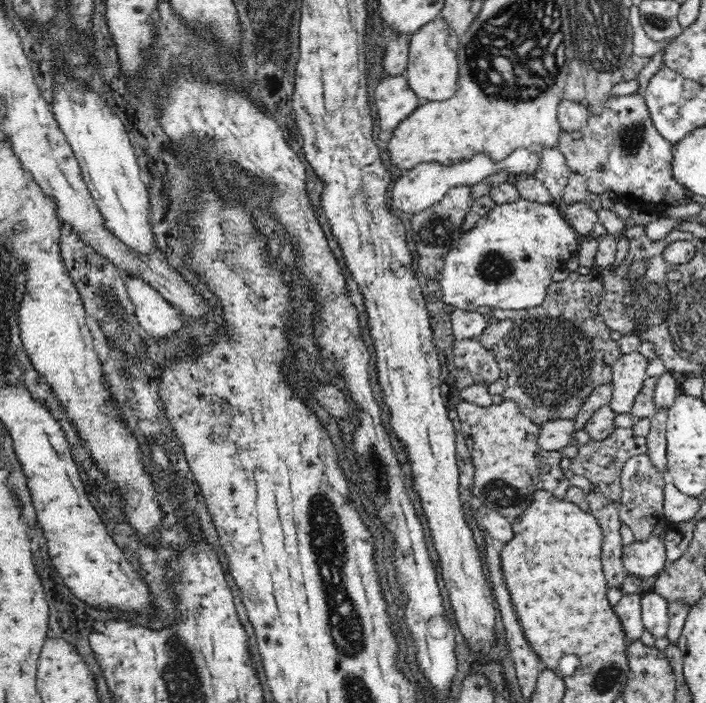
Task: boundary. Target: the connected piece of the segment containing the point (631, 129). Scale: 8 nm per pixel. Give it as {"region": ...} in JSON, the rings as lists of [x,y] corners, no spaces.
{"region":[[[637,92],[624,96],[610,95],[605,99],[603,105],[604,108],[602,108],[602,112],[600,112],[600,114],[596,114],[596,116],[590,116],[584,128],[574,132],[562,131],[560,133],[559,141],[556,147],[558,150],[562,151],[562,154],[564,154],[568,168],[571,170],[571,172],[577,172],[578,174],[581,174],[582,176],[584,176],[584,178],[586,178],[587,190],[589,192],[593,192],[594,194],[598,195],[604,194],[604,192],[615,192],[617,202],[624,203],[630,208],[636,208],[636,210],[644,210],[644,213],[649,213],[650,210],[658,210],[658,208],[662,208],[662,206],[677,205],[679,203],[688,201],[690,199],[688,190],[673,179],[673,174],[671,171],[671,150],[673,149],[674,144],[668,142],[654,127],[652,119],[650,119],[650,112],[648,110],[647,104],[645,103],[643,95],[638,94]]]}

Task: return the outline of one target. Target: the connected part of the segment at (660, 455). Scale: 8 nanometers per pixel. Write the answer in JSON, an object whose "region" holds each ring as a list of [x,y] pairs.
{"region":[[[655,408],[650,417],[650,430],[645,436],[647,444],[647,455],[654,469],[660,473],[667,471],[667,450],[666,450],[666,423],[668,422],[668,408]]]}

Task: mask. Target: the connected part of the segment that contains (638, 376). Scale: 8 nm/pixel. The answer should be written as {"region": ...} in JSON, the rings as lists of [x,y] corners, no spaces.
{"region":[[[632,351],[618,358],[612,366],[612,398],[609,407],[615,414],[631,412],[634,401],[646,380],[649,362],[639,351]]]}

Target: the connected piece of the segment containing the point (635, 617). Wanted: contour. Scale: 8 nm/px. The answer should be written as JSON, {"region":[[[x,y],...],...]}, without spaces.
{"region":[[[630,594],[622,596],[618,604],[613,606],[616,616],[622,625],[622,632],[628,643],[632,640],[639,640],[642,636],[643,622],[641,619],[643,594]]]}

